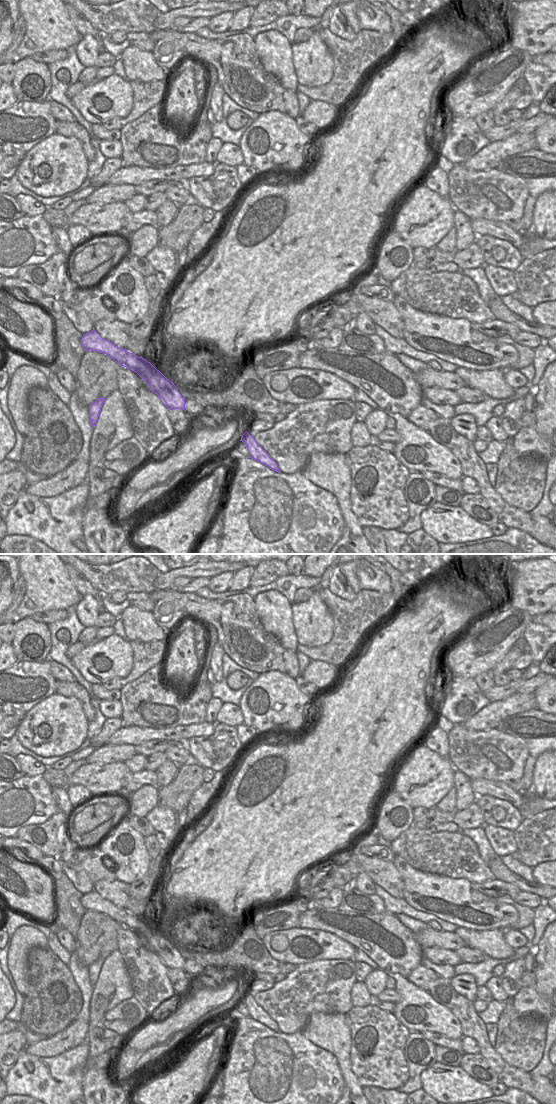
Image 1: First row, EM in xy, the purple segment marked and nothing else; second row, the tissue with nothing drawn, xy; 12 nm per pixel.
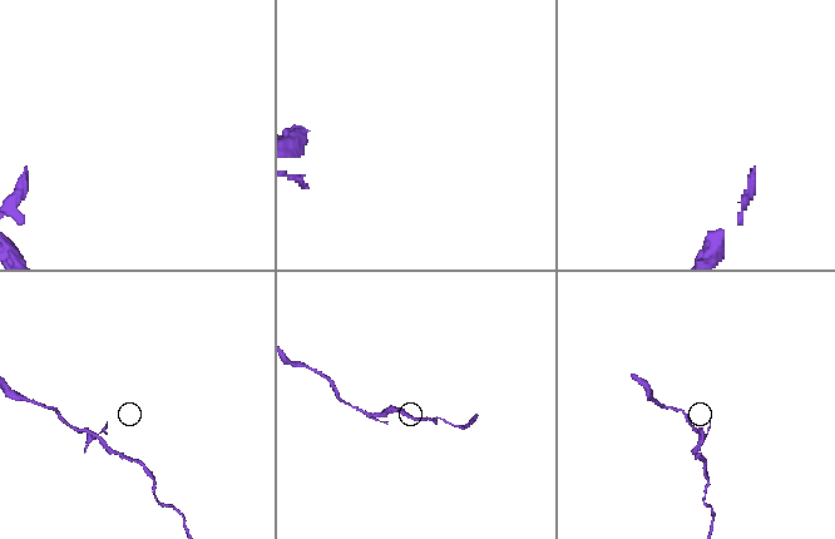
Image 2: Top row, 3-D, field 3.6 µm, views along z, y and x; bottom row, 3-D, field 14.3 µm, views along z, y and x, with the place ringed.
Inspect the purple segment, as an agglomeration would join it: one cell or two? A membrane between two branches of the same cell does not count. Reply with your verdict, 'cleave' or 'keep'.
cleave

